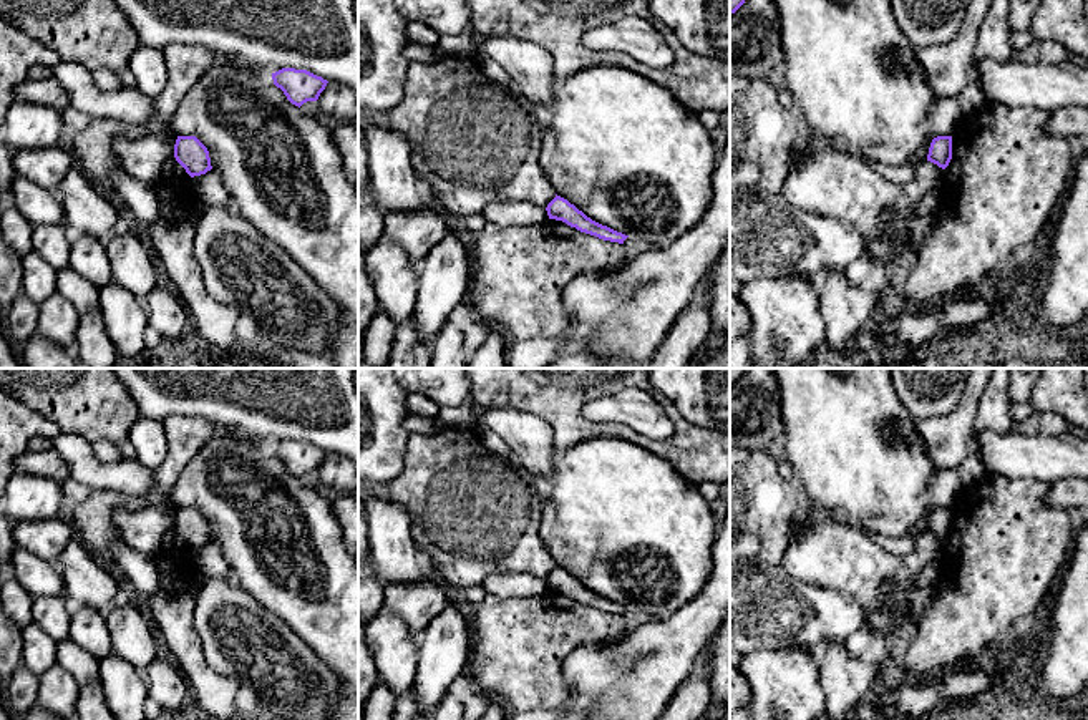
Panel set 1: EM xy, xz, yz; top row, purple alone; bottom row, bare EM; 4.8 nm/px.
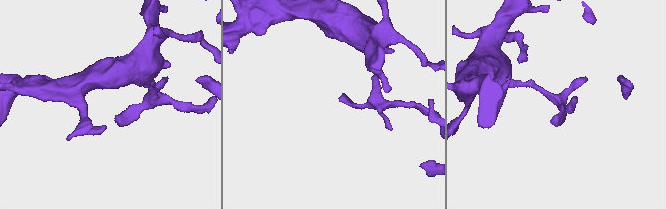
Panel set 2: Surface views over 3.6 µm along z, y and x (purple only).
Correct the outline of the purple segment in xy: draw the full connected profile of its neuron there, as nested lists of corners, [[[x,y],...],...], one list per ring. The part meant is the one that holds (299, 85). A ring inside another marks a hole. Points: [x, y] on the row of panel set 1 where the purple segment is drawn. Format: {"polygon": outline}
{"polygon": [[[282,68],[272,73],[272,80],[287,100],[299,108],[307,101],[317,101],[328,83],[322,76],[295,68]]]}

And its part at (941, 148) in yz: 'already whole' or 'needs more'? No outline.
already whole

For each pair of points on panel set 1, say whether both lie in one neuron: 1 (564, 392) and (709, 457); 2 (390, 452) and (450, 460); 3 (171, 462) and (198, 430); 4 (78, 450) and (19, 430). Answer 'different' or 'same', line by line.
1: same
2: different
3: same
4: different

